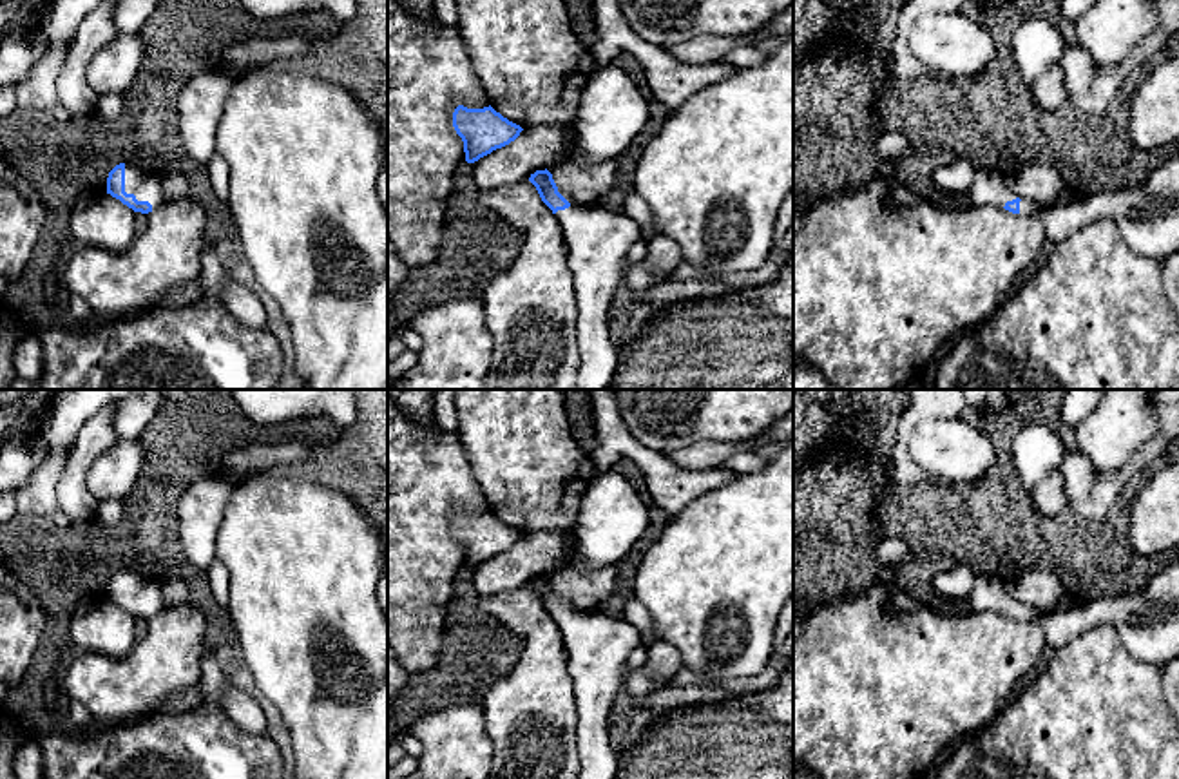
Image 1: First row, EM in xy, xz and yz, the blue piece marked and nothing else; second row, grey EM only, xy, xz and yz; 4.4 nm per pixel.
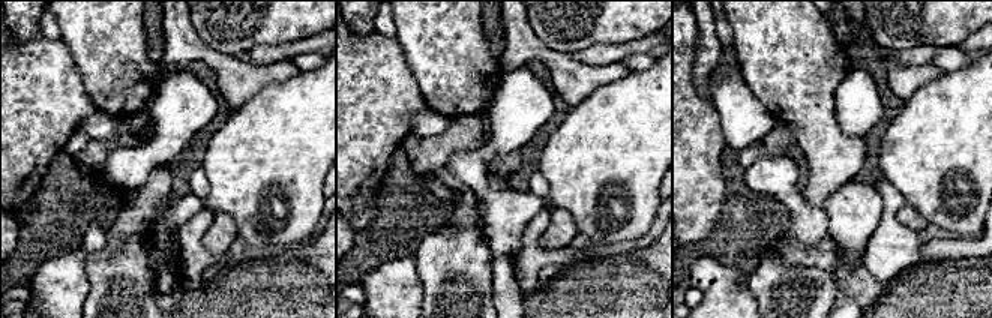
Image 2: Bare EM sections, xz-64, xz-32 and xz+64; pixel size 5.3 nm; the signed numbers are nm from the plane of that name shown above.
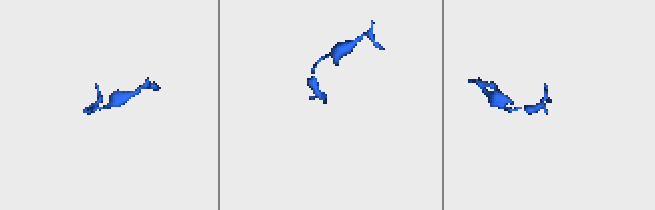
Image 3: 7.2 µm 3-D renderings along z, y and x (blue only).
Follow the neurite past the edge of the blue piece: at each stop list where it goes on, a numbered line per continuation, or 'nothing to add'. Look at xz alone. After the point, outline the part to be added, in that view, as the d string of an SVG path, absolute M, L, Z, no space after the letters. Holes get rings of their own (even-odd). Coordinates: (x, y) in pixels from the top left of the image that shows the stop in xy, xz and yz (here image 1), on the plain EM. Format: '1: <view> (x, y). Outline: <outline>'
1: xz (598, 645). Outline: M601 611L558 616L576 696L578 779L614 779L618 752L609 734L609 716L621 688L630 652L641 645L639 630L623 616Z

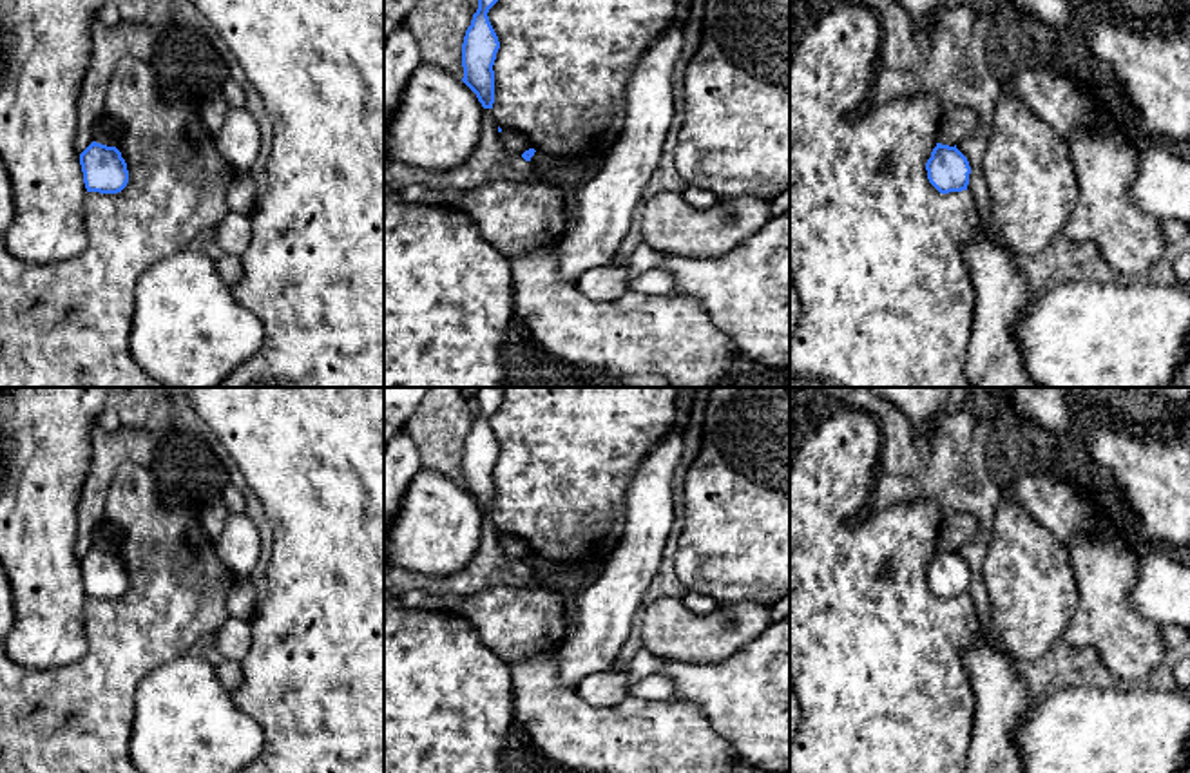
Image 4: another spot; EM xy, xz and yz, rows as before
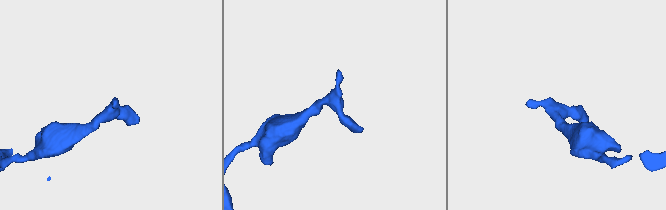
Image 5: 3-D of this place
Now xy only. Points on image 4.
nothing to add

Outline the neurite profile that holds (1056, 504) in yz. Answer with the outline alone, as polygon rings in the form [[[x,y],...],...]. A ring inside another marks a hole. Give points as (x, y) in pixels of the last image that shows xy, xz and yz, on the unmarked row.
[[[1049,467],[1043,471],[1023,471],[1007,482],[1012,500],[1045,527],[1054,538],[1069,545],[1076,534],[1107,534],[1118,530],[1107,509],[1090,512],[1081,487]]]

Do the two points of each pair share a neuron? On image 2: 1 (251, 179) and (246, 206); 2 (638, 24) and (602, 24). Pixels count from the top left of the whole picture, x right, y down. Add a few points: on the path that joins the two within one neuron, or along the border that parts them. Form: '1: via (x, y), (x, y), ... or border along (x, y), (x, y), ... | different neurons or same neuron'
1: via (251, 185), (251, 200) | same neuron
2: via (629, 24), (611, 24) | same neuron

